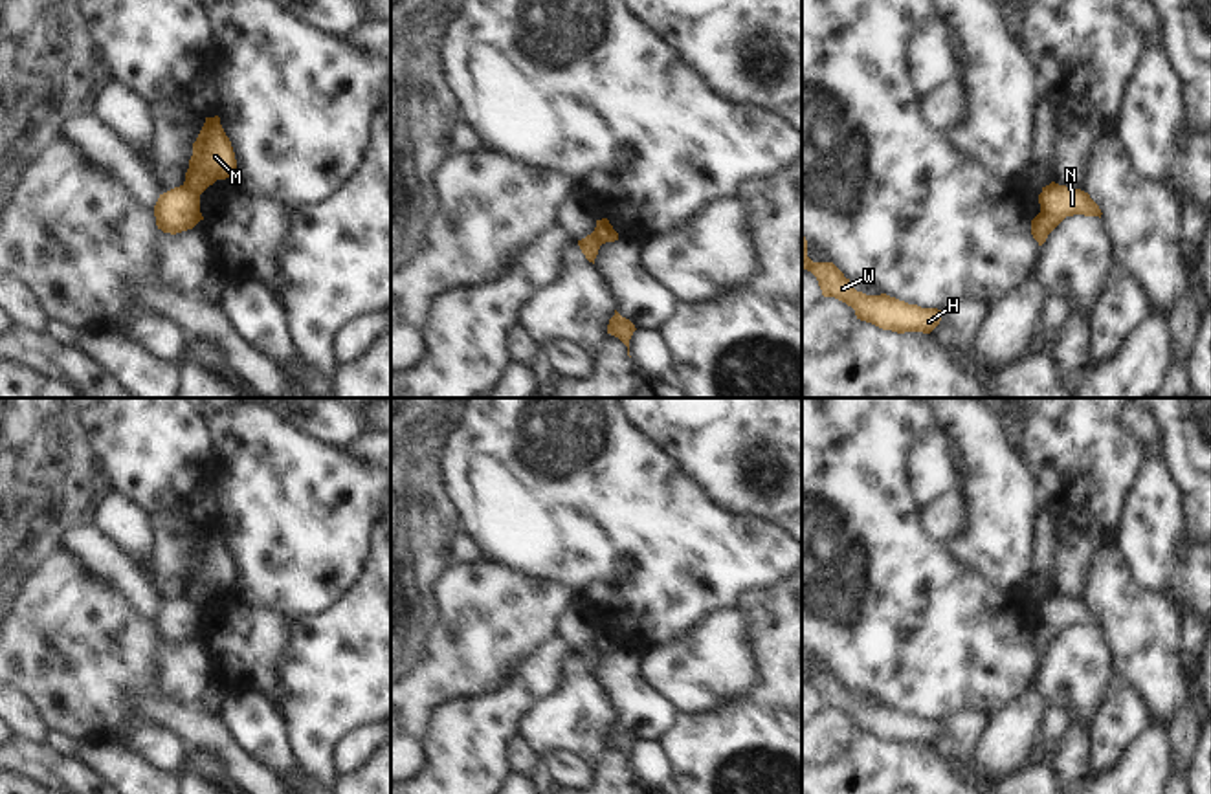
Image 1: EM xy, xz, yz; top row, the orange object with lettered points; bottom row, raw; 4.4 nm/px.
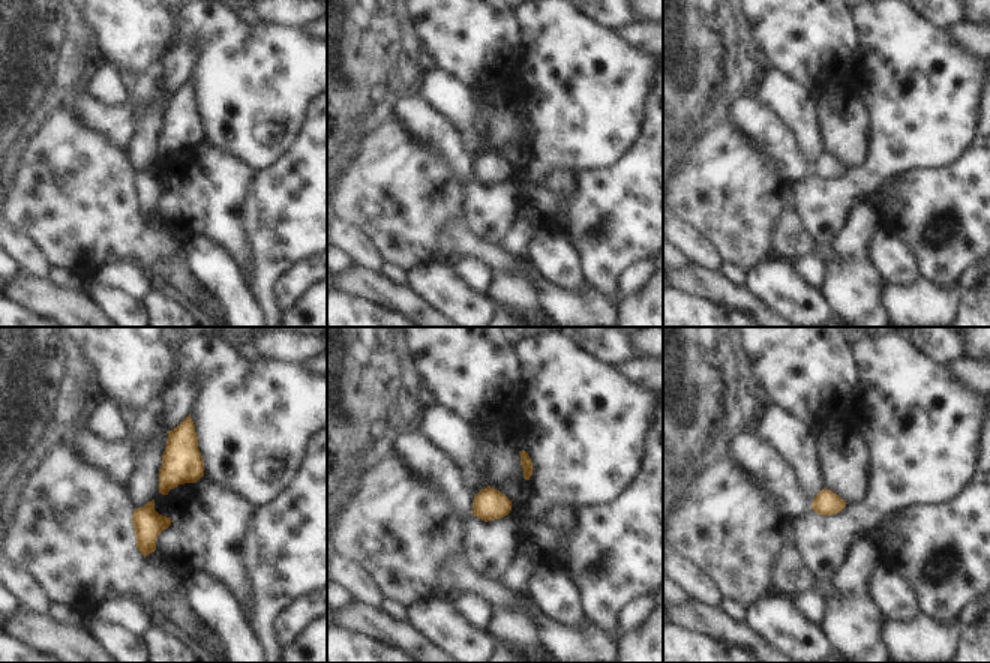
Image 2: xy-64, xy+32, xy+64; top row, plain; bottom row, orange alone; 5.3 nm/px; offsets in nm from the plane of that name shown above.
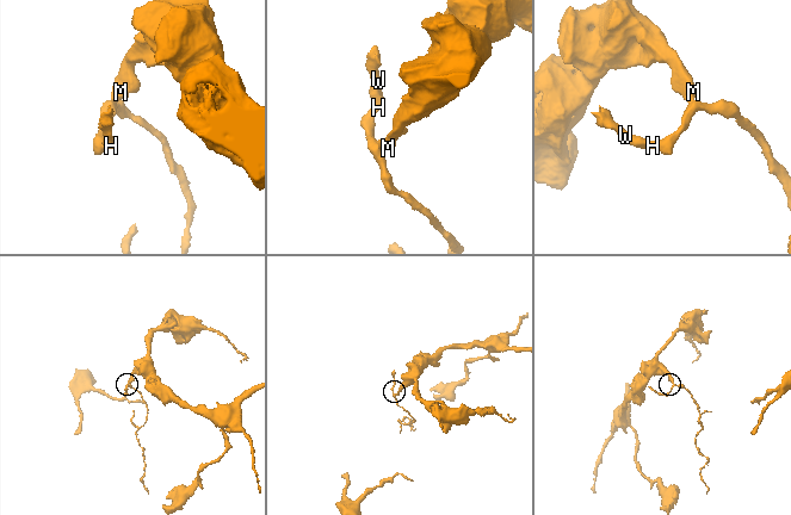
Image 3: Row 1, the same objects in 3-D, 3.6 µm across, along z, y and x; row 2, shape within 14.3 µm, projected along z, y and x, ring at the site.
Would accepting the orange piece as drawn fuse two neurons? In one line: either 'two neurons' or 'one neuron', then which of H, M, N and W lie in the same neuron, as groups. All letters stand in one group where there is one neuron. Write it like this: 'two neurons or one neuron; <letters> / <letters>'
two neurons; H N W / M

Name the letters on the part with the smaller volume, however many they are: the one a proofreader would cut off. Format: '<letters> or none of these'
H, N, W.

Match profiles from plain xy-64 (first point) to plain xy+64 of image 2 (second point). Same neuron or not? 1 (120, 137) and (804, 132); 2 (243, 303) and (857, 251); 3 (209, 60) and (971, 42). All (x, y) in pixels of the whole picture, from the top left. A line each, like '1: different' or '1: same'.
1: different
2: different
3: different

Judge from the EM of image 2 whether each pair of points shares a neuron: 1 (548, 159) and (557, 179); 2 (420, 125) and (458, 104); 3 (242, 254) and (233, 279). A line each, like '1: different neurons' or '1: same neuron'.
1: different neurons
2: different neurons
3: different neurons

